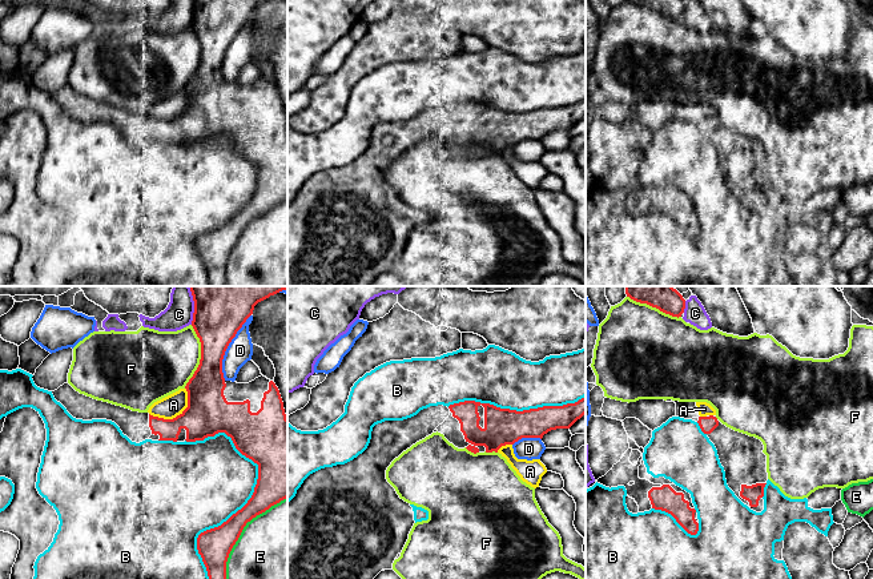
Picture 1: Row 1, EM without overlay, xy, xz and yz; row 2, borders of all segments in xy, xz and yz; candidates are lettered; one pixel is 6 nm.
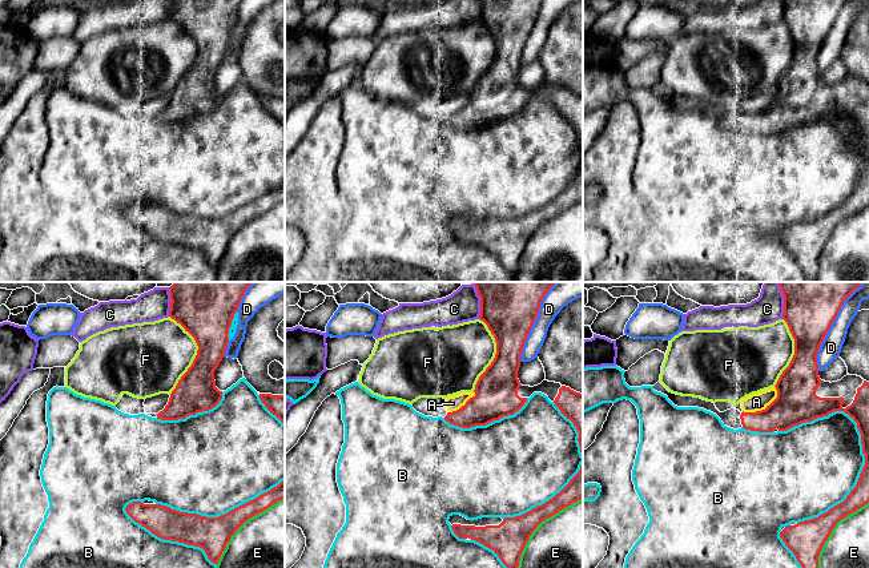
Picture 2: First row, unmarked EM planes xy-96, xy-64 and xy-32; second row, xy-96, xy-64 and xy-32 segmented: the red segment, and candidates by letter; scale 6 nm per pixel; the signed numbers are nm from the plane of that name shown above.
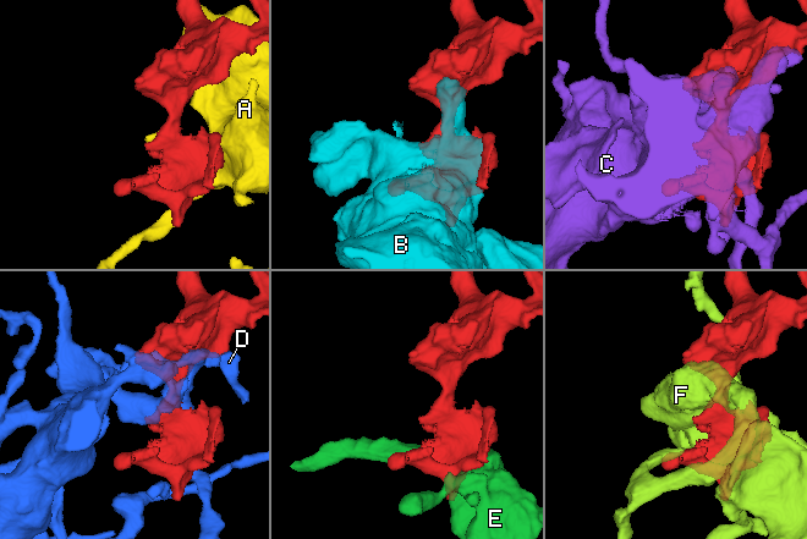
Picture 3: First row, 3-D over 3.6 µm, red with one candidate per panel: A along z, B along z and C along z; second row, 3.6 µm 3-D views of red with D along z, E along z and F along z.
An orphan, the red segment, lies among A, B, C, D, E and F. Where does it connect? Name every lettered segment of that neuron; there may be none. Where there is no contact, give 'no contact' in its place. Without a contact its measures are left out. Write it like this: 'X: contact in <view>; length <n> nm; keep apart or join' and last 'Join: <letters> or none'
A: contact in xy; length 280 nm; keep apart
B: contact in xy; length 900 nm; keep apart
C: contact in xy; length 240 nm; keep apart
D: contact in xy; length 440 nm; keep apart
E: contact in xy; length 600 nm; keep apart
F: contact in xy; length 380 nm; keep apart
Join: none

